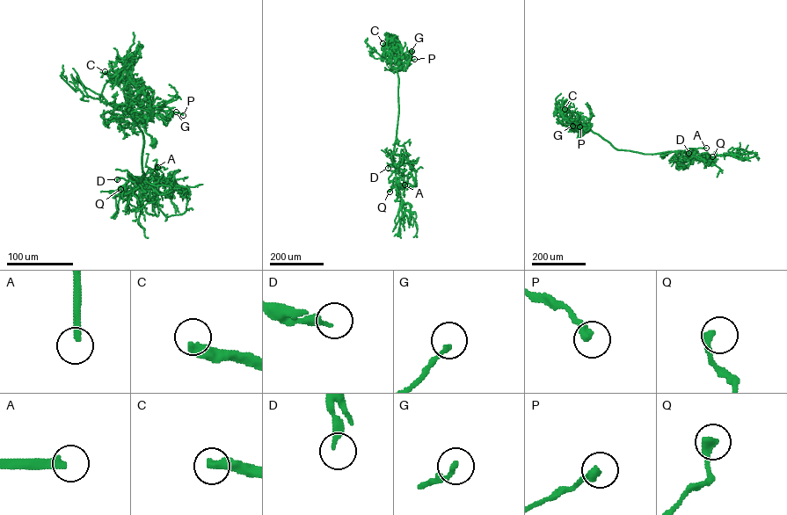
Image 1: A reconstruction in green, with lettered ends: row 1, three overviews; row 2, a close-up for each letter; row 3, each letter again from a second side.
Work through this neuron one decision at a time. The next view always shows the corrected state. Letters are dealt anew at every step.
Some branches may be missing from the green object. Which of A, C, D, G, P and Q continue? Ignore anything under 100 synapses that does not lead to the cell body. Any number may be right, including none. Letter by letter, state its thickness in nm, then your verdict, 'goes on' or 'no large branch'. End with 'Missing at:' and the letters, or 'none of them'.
A: 280 nm thick; goes on
C: 400 nm thick; goes on
D: 240 nm thick; no large branch
G: 200 nm thick; no large branch
P: 340 nm thick; no large branch
Q: 340 nm thick; no large branch
Missing at: A, C

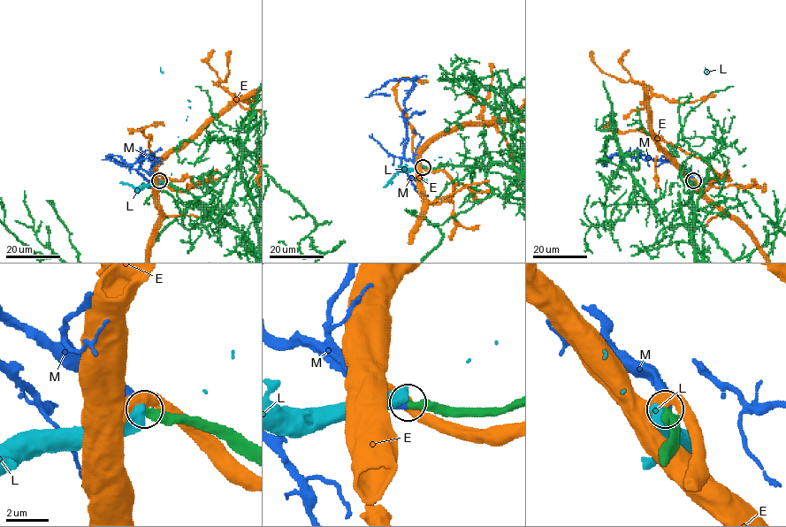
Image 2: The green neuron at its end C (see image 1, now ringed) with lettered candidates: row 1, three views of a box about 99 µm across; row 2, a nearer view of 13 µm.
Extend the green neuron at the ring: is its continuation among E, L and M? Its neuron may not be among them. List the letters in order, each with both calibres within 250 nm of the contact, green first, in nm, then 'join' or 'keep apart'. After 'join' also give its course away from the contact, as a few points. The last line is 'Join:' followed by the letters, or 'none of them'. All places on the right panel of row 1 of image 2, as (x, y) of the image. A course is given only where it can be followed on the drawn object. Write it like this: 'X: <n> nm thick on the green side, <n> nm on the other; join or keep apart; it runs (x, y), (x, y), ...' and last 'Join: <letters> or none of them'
E: 440 nm thick on the green side, 500 nm on the other; keep apart
L: 400 nm thick on the green side, 650 nm on the other; keep apart
M: 440 nm thick on the green side, 400 nm on the other; join; it runs (693, 181), (667, 160), (621, 155), (605, 160), (606, 164), (615, 155), (621, 156), (621, 164), (622, 160)
Join: M

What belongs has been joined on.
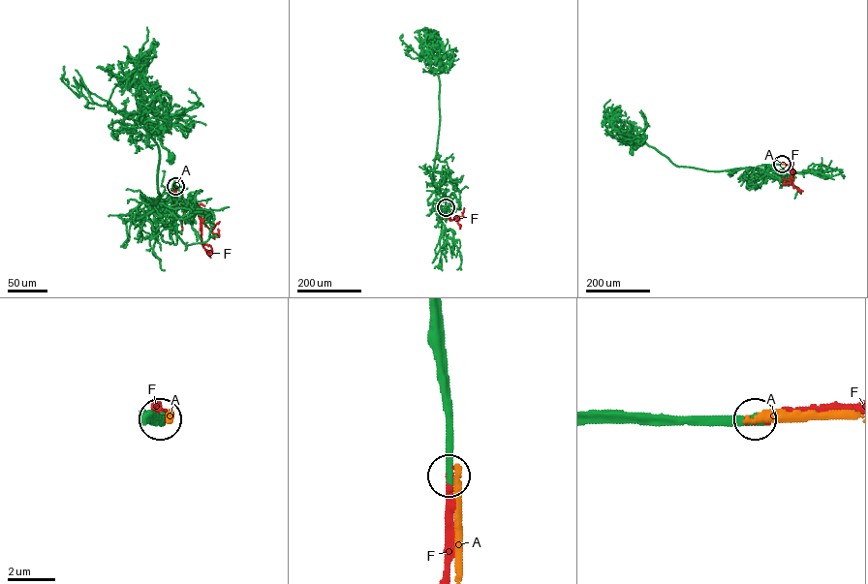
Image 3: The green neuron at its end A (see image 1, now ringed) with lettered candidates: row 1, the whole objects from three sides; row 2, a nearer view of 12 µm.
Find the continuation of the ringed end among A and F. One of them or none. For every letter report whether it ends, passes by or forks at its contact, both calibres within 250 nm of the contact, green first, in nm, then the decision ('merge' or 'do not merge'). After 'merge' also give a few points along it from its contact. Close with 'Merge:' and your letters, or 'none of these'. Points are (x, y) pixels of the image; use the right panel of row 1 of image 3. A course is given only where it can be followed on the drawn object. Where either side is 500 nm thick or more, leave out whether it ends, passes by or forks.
A: it ends; calibres 360 and 320 nm; do not merge
F: it ends; calibres 360 and 280 nm; merge; course (782, 164), (790, 166), (793, 171), (792, 186), (799, 192), (798, 188)
Merge: F

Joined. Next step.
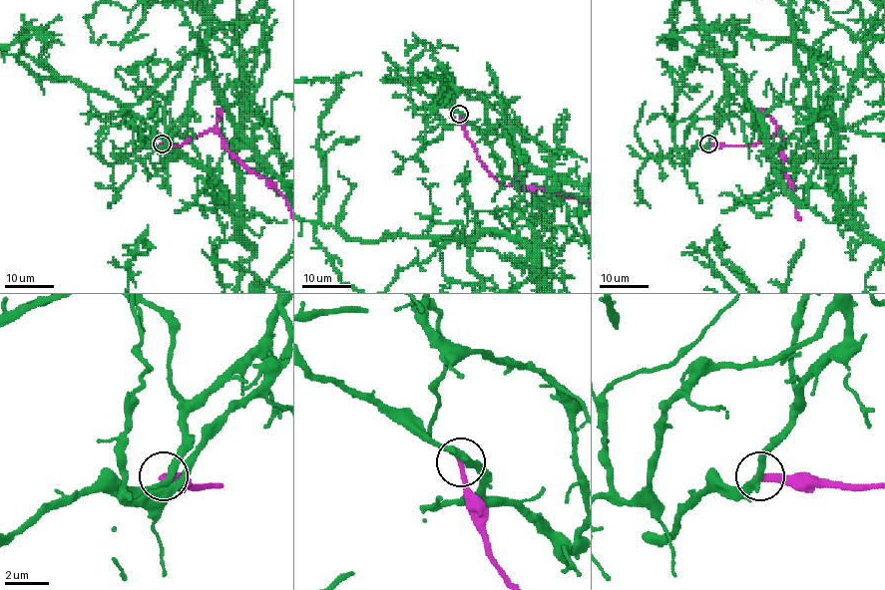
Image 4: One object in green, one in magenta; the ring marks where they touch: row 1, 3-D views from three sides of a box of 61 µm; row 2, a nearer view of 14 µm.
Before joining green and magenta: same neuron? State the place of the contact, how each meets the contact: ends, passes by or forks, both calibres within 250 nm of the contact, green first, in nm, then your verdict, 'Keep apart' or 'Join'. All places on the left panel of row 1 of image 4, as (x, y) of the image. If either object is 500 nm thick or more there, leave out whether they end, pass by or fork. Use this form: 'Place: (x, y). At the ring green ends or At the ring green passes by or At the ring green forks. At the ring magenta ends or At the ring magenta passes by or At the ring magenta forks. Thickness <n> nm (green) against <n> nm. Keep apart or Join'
Place: (162, 144). At the ring green passes by. At the ring magenta ends. Thickness 340 nm (green) against 320 nm. Keep apart

